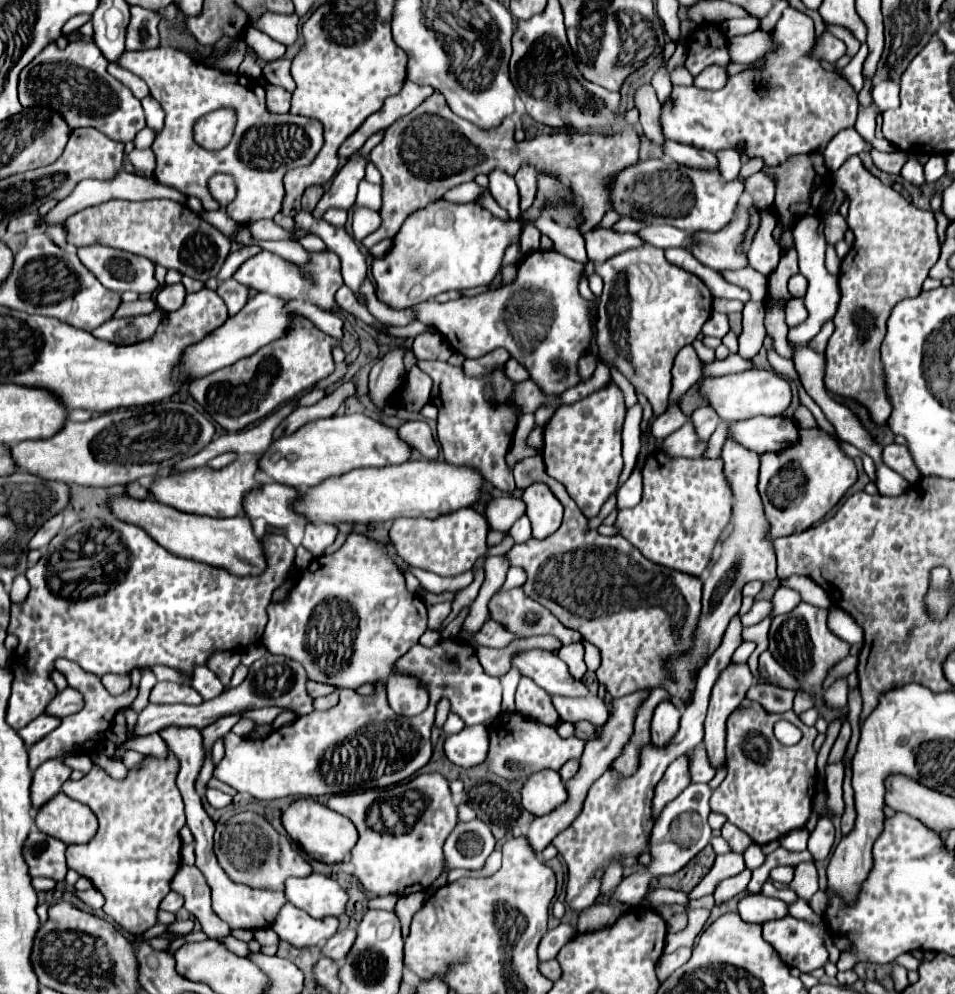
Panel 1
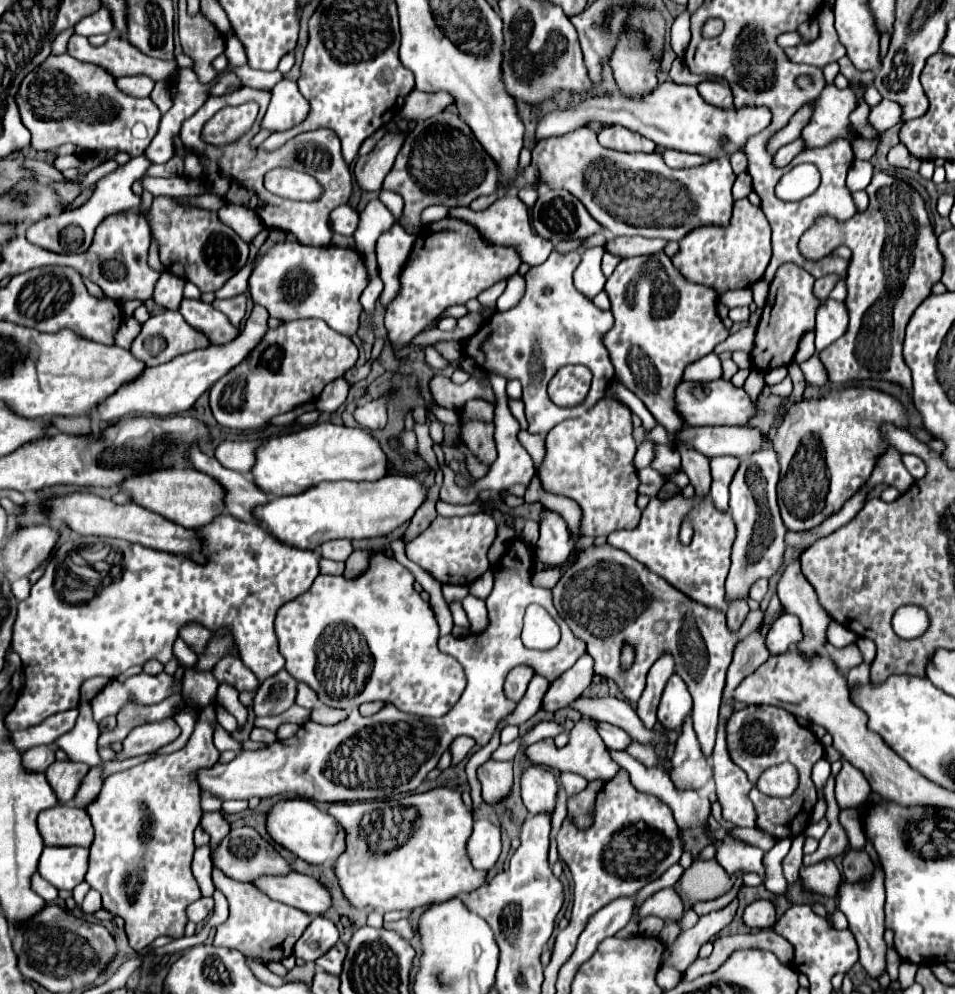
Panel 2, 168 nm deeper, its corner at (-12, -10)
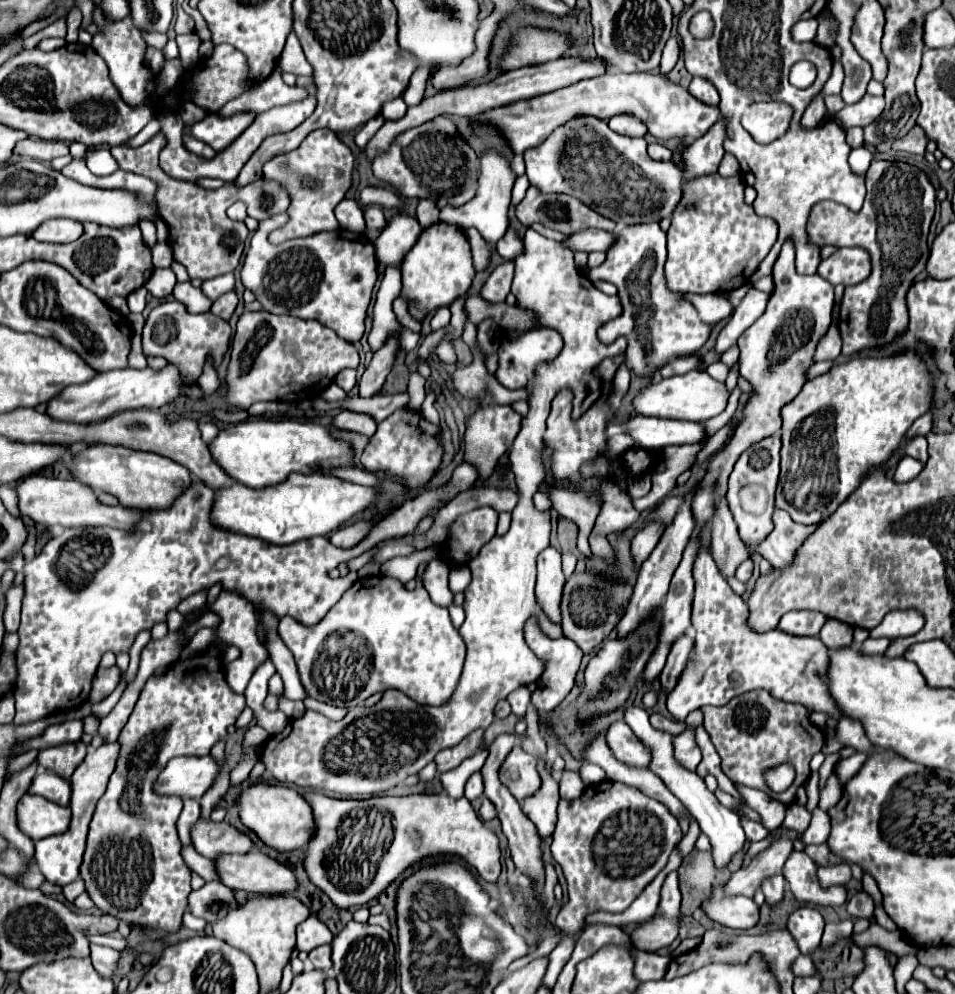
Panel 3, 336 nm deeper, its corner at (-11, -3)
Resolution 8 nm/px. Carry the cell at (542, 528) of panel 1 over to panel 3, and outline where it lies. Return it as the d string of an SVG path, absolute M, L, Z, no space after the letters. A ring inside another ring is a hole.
M548 546L540 556L538 556L538 578L536 578L536 602L540 602L542 612L556 624L560 624L560 598L562 598L562 588L564 588L564 574L560 568L560 552L552 546Z

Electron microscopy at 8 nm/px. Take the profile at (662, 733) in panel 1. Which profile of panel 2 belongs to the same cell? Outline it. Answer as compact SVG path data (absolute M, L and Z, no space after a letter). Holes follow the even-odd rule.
M673 675L659 703L659 711L657 711L659 723L665 731L681 731L681 725L689 715L691 715L691 695L685 683L677 675Z

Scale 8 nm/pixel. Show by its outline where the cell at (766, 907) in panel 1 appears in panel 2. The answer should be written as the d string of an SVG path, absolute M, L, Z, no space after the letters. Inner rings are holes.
M753 901L743 913L745 925L751 929L771 929L777 923L775 905L771 901Z

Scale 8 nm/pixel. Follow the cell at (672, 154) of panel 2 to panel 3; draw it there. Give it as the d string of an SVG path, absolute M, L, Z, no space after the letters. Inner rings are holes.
M656 142L656 144L648 144L648 156L652 160L662 160L664 162L664 160L670 160L672 158L672 150Z

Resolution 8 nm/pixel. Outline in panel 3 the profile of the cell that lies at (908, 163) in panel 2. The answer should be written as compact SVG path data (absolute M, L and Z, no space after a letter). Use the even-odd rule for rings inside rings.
M916 124L904 138L894 140L892 150L904 150L904 152L910 152L910 154L924 154L926 144L928 144L928 136L924 136L920 126Z

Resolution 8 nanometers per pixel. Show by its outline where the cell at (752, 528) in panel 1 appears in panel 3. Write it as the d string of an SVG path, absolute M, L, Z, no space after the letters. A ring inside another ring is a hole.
M772 434L756 444L752 444L736 462L730 482L728 482L728 506L738 524L740 538L748 546L756 546L772 530L774 512L774 490L780 474L780 434Z

